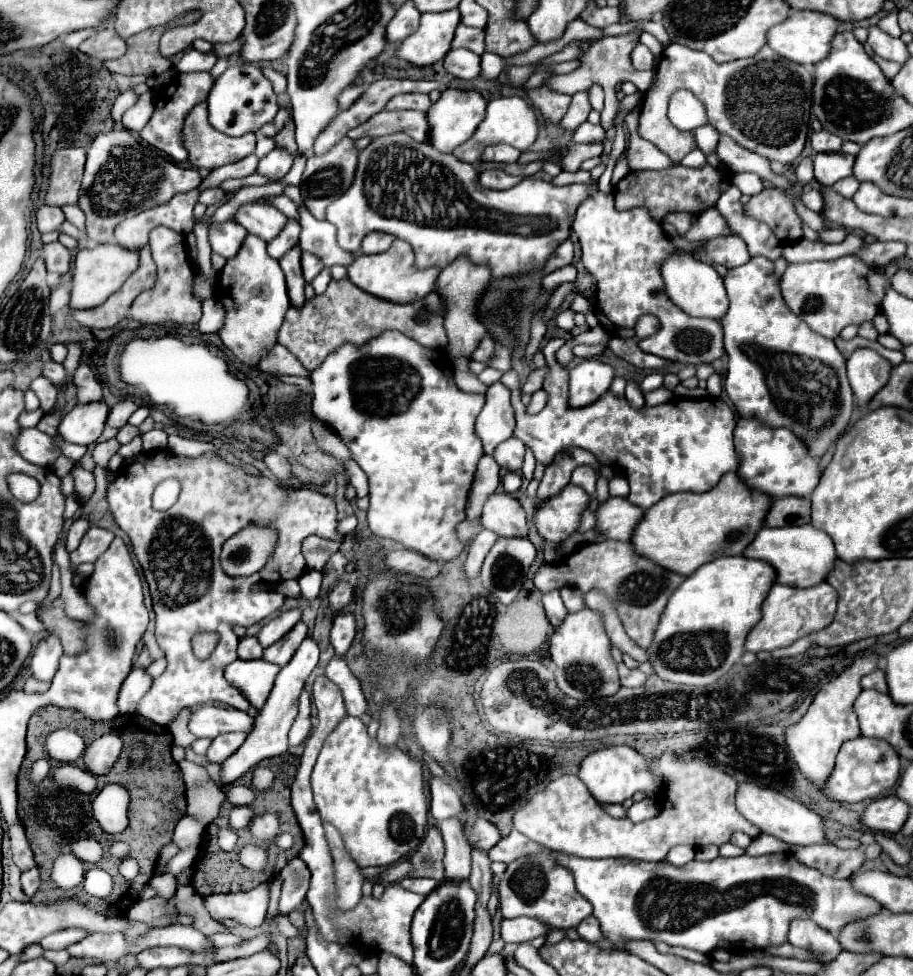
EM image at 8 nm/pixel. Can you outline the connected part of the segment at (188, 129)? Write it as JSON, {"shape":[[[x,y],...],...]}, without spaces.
{"shape":[[[200,102],[192,108],[192,112],[188,114],[186,118],[186,126],[184,126],[184,146],[188,148],[190,152],[190,162],[198,168],[208,168],[208,170],[214,170],[214,168],[220,168],[224,164],[232,164],[232,162],[238,162],[242,158],[246,158],[248,154],[254,152],[256,148],[256,134],[250,132],[246,136],[240,136],[240,138],[232,138],[232,136],[226,136],[218,130],[214,130],[210,124],[208,124],[208,112],[206,112],[206,102]]]}

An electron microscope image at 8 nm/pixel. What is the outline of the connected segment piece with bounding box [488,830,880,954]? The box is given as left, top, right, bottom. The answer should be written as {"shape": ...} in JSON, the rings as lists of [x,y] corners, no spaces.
{"shape":[[[512,830],[506,838],[502,838],[494,848],[490,848],[488,858],[492,862],[516,860],[520,856],[528,856],[534,852],[548,852],[562,866],[566,866],[576,878],[576,890],[588,898],[594,906],[594,916],[600,922],[600,930],[606,940],[622,946],[630,940],[650,940],[650,942],[666,942],[670,946],[684,946],[698,950],[702,954],[710,954],[716,948],[732,948],[732,944],[740,942],[748,950],[762,950],[768,946],[784,944],[788,940],[788,926],[794,918],[814,920],[818,926],[826,928],[832,934],[838,934],[840,928],[856,918],[866,918],[878,912],[880,904],[864,894],[852,890],[846,880],[830,878],[816,868],[810,868],[798,862],[790,852],[778,852],[768,856],[752,858],[742,854],[738,858],[722,858],[710,862],[692,860],[684,866],[672,866],[670,862],[640,862],[630,858],[606,858],[606,860],[588,860],[566,856],[562,852],[550,852],[540,844],[532,842],[518,830]]]}

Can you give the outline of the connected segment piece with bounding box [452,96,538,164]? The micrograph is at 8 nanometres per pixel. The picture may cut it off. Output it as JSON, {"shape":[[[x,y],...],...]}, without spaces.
{"shape":[[[510,96],[510,98],[498,98],[488,102],[486,108],[486,118],[480,122],[480,126],[476,128],[474,136],[470,140],[466,140],[464,144],[460,144],[452,154],[456,154],[458,160],[462,162],[478,162],[480,154],[486,146],[490,144],[510,144],[514,148],[518,148],[520,152],[526,152],[534,140],[538,136],[538,118],[534,108],[520,96]]]}

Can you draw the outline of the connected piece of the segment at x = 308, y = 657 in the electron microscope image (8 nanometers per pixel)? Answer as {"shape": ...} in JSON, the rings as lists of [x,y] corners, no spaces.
{"shape":[[[308,636],[302,646],[296,650],[294,658],[288,662],[288,666],[284,666],[280,670],[280,674],[276,676],[276,684],[274,690],[270,692],[270,698],[266,702],[266,706],[258,712],[258,716],[254,718],[254,728],[248,734],[246,742],[234,752],[234,756],[230,756],[228,760],[222,762],[220,766],[220,774],[218,774],[218,784],[226,786],[236,782],[240,776],[244,776],[250,768],[254,768],[258,762],[262,762],[264,758],[274,758],[274,756],[282,756],[288,750],[288,730],[298,714],[298,696],[304,688],[306,678],[310,676],[310,672],[316,668],[318,664],[318,644]]]}

